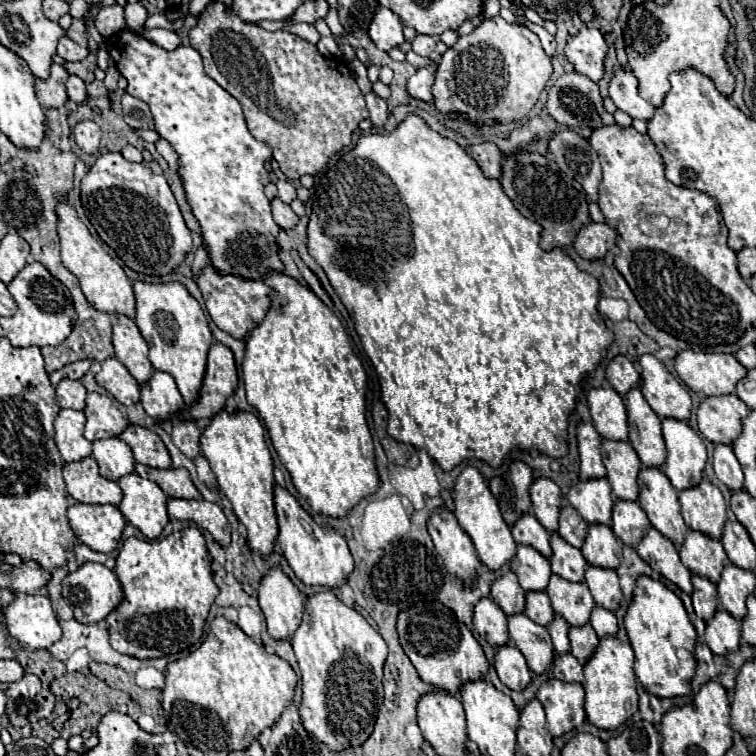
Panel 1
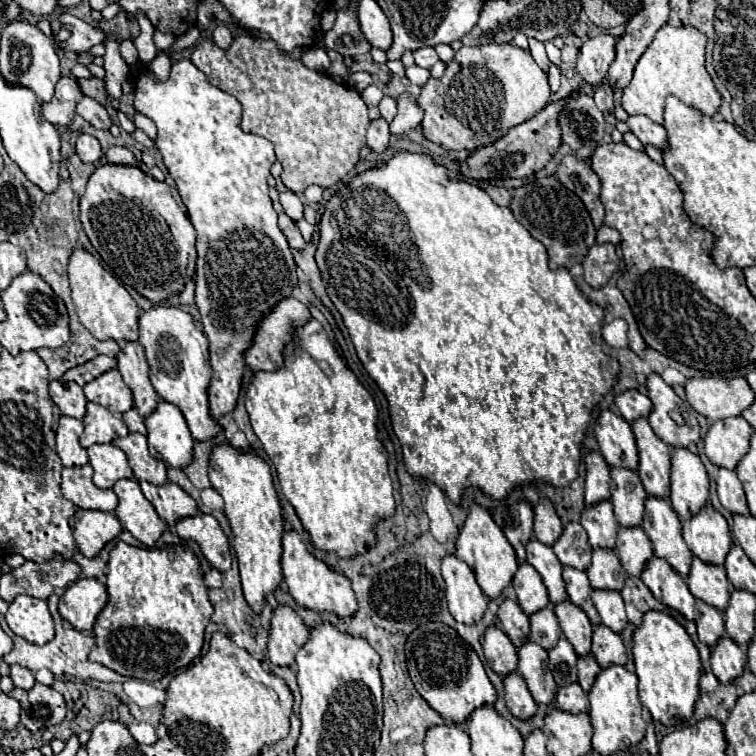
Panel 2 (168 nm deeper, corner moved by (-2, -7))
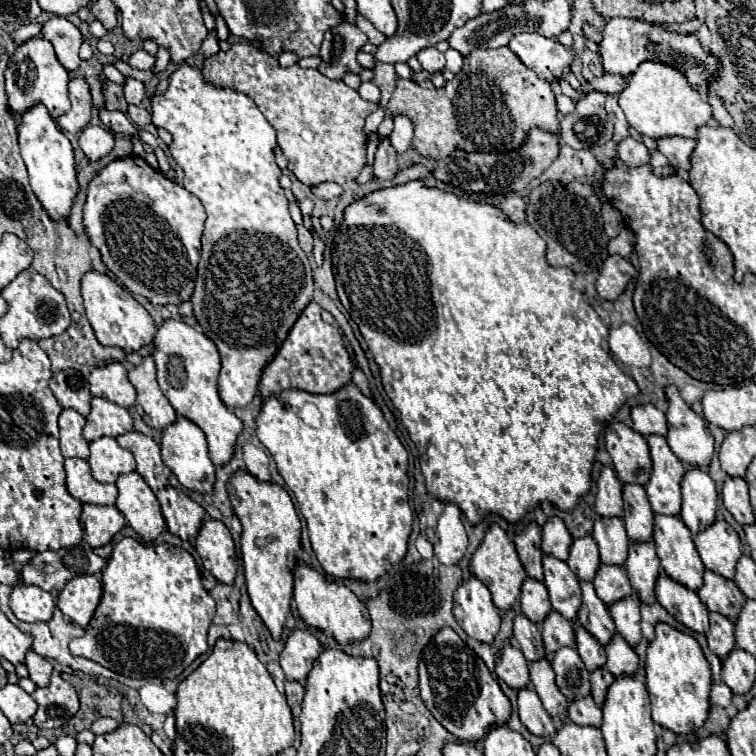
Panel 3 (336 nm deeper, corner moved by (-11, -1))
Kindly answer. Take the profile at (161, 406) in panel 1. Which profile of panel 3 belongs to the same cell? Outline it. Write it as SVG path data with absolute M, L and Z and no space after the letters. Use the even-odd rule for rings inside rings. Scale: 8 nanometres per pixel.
M177 417L171 425L163 429L161 457L163 457L163 463L177 475L179 483L185 489L195 489L203 493L211 491L213 481L215 481L215 465L209 459L207 441L203 437L203 431L193 421L187 421L187 417Z

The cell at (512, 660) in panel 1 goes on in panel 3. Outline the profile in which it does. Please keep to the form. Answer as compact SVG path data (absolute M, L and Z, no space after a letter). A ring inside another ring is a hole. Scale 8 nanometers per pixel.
M519 689L517 697L519 697L519 719L533 735L547 737L555 733L555 725L549 713L543 709L543 703L539 701L535 691Z

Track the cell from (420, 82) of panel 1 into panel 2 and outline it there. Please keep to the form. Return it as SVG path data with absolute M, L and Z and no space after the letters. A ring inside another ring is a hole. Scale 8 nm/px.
M400 95L398 99L398 113L394 117L394 121L390 123L390 135L404 135L410 129L416 129L422 121L422 109L418 107L418 103L414 103L414 97L410 95Z

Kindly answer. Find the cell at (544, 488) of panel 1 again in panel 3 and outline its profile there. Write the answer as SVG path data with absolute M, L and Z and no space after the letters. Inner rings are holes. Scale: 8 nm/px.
M557 515L549 517L549 521L543 525L543 545L541 545L543 553L549 553L557 559L567 561L571 541L573 541L573 537L567 531L563 519Z

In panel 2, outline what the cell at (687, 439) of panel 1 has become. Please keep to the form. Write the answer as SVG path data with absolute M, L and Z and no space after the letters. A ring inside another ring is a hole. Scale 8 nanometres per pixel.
M688 449L672 451L670 505L682 521L696 515L708 501L708 473L698 455Z

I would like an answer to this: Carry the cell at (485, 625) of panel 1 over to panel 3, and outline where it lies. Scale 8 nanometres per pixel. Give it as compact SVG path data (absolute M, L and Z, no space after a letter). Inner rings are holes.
M509 641L501 649L501 657L495 665L495 673L499 679L503 679L509 687L521 689L529 685L529 669L527 659L523 657L521 649L513 647Z

